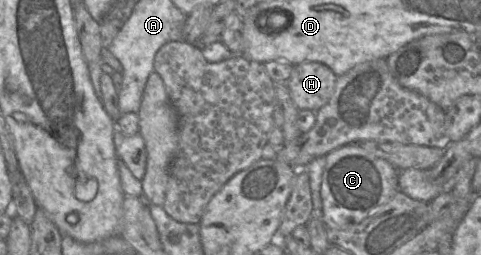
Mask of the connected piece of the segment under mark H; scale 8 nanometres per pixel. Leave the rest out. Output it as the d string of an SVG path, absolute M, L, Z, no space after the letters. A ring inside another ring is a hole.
M306 61L294 65L286 85L299 110L317 112L330 100L337 75L325 64Z

